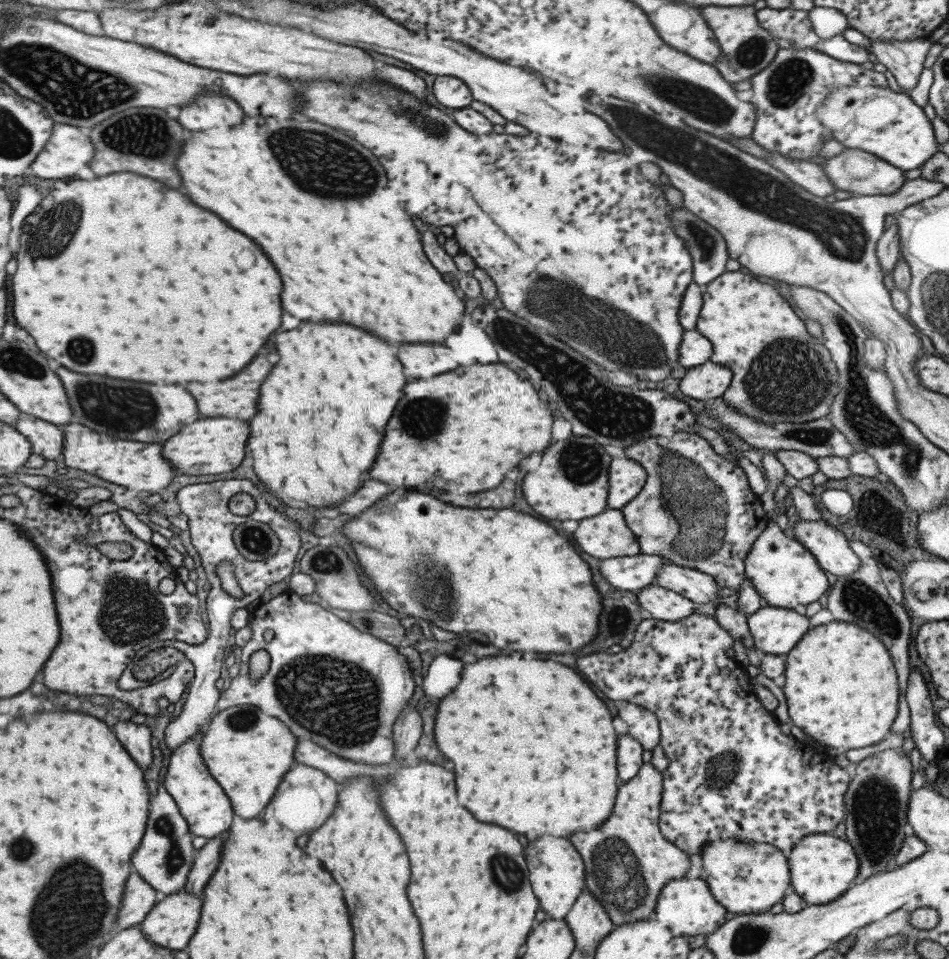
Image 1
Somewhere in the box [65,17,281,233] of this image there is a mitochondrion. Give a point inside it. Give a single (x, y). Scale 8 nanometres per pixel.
(144, 134)

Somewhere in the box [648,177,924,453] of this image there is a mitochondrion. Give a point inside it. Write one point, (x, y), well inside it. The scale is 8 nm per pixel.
(792, 380)

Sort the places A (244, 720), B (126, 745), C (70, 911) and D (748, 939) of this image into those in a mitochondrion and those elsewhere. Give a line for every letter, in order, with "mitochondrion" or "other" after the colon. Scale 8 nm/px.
A: mitochondrion
B: other
C: mitochondrion
D: mitochondrion

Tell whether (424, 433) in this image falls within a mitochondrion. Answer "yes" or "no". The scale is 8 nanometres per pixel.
yes

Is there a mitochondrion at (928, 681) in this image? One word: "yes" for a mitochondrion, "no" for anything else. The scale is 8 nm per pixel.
no

